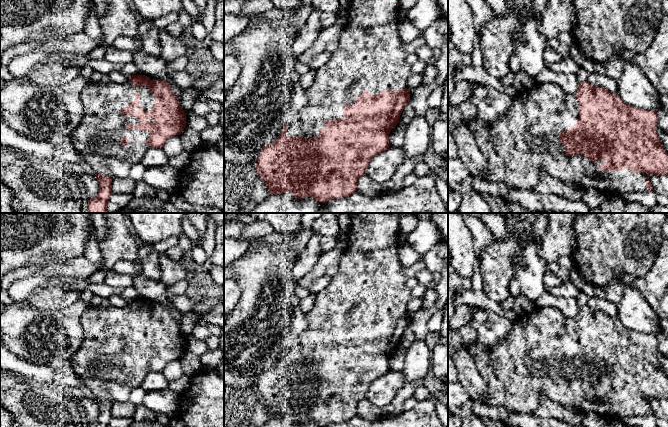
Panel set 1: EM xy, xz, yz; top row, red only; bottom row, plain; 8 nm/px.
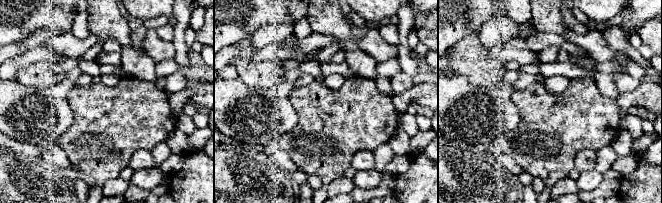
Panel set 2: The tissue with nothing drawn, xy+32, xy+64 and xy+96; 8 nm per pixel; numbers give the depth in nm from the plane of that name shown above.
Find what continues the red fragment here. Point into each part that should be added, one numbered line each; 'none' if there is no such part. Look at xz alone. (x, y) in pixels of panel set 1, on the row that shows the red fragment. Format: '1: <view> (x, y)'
1: xz (370, 57)

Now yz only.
1: yz (526, 138)

